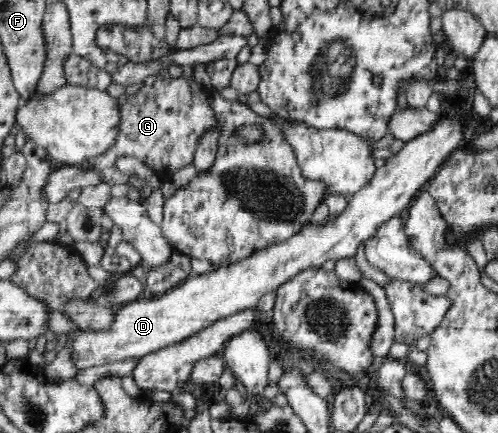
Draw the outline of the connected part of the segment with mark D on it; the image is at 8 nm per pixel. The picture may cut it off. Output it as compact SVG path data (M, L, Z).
M456 106L456 109L457 112L462 112L460 119L455 119L455 117L450 117L448 114L441 113L439 119L437 119L436 125L433 125L433 129L431 129L431 131L423 133L423 135L415 137L415 139L412 139L411 141L404 142L404 146L396 154L393 154L389 158L387 158L384 166L376 168L373 177L360 190L357 190L348 199L347 202L345 202L345 209L340 214L337 214L333 217L328 216L322 222L319 222L319 225L309 226L302 230L301 233L294 235L293 237L289 237L289 240L280 242L279 244L273 244L269 247L266 247L265 249L257 250L250 257L237 261L232 265L224 266L205 274L193 274L190 278L184 280L182 283L180 283L177 287L174 287L169 292L152 296L151 298L141 298L139 300L129 302L127 305L125 305L125 307L121 307L121 309L115 310L113 323L111 323L111 325L107 329L71 331L71 333L69 333L69 339L71 339L71 349L73 349L73 363L77 365L77 369L87 369L87 367L93 367L94 365L107 365L107 363L112 364L117 361L125 361L125 359L133 359L133 357L137 359L143 357L144 355L147 355L148 353L153 353L158 349L175 345L176 343L179 343L180 341L186 340L188 337L191 337L193 334L196 334L198 331L201 331L201 329L211 326L219 319L231 317L231 315L235 315L235 313L241 313L241 311L245 311L245 309L253 309L257 307L260 296L277 291L281 285L284 285L287 281L290 281L293 277L296 277L303 271L309 269L321 269L323 263L329 260L335 261L344 258L354 258L357 254L357 251L360 249L359 245L363 247L363 243L365 243L365 241L369 242L370 239L373 238L373 235L377 235L377 229L380 229L381 225L385 224L385 221L389 221L392 219L392 217L397 216L399 213L405 212L405 209L408 207L411 199L413 199L415 195L419 193L419 191L423 191L425 189L429 178L433 177L433 174L437 173L437 170L446 160L449 153L452 152L452 149L457 149L459 143L463 141L463 133L465 132L463 128L468 124L467 117L466 114L462 111L463 106L461 106L460 108Z

